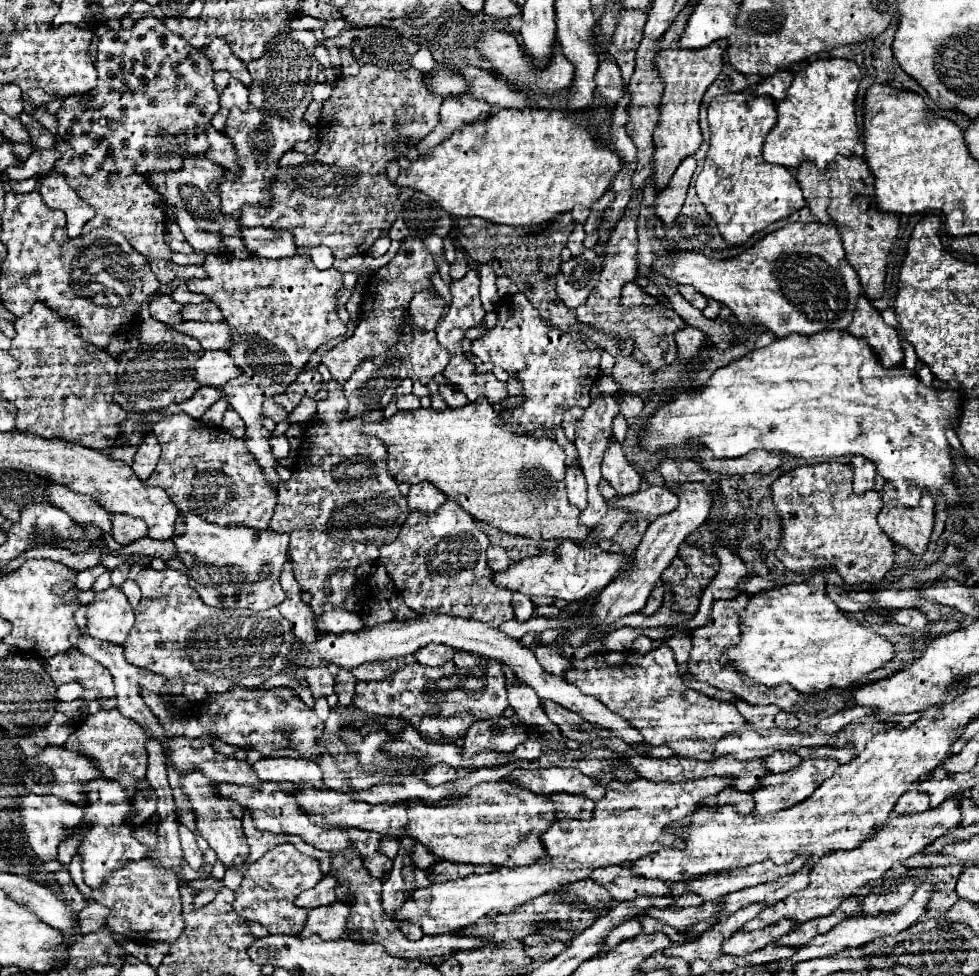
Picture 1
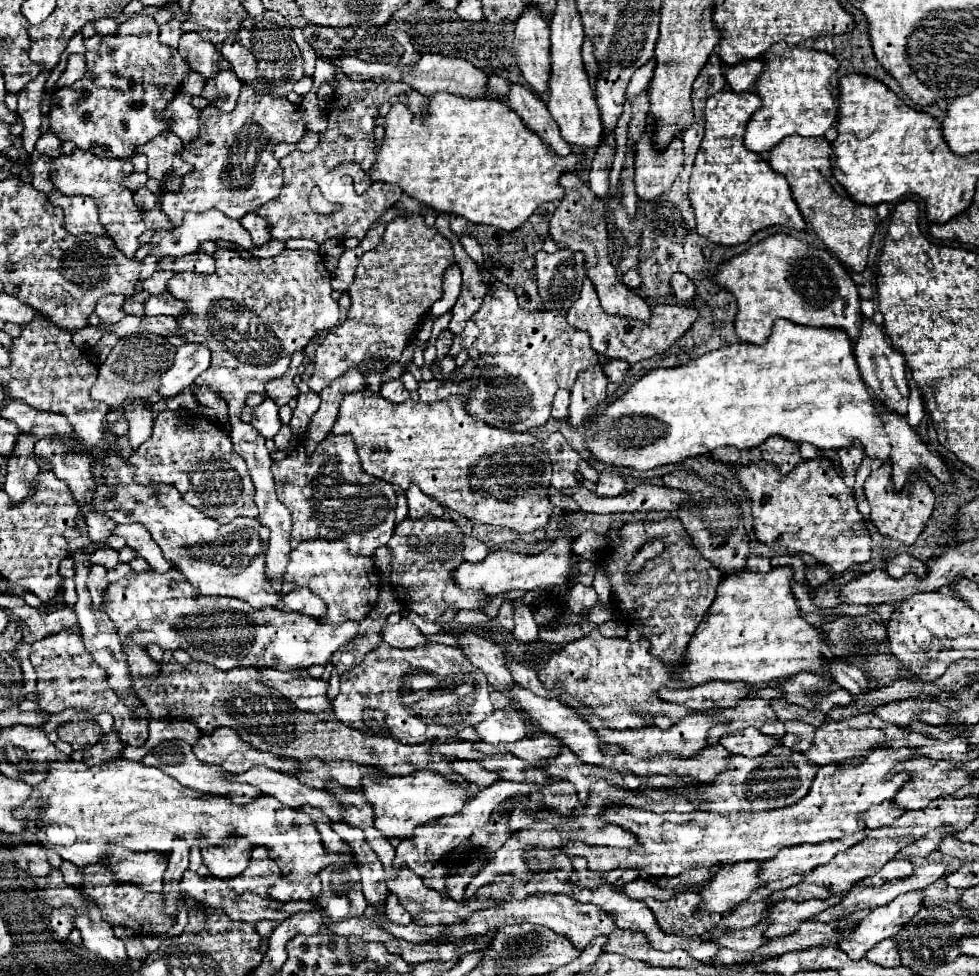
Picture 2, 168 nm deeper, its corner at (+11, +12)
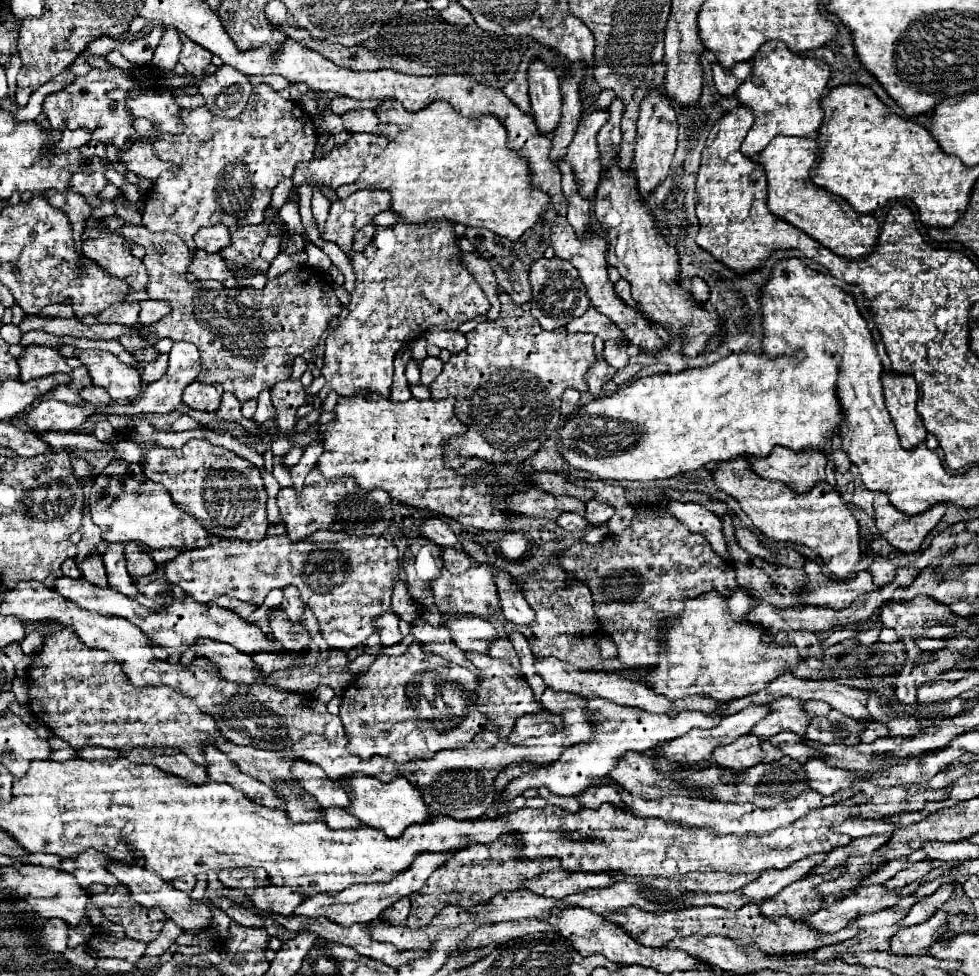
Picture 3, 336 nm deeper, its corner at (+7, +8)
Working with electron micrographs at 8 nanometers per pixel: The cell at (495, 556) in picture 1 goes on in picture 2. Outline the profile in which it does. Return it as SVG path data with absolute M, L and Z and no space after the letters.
M465 537L465 561L478 562L489 553L485 543L477 541L475 537Z

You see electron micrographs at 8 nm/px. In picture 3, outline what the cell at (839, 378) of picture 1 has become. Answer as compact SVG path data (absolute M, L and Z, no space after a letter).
M813 349L807 353L805 361L797 361L789 355L781 355L775 359L767 359L765 355L753 355L753 353L741 353L741 355L729 355L709 367L695 367L695 369L685 369L681 373L675 375L651 375L651 377L643 377L637 379L635 383L631 383L625 389L619 389L615 393L609 395L601 395L595 397L593 401L581 405L577 411L573 411L567 421L565 427L559 433L559 453L561 457L575 469L579 471L587 471L603 481L653 481L653 479L669 479L675 477L677 473L687 473L699 467L705 467L709 461L729 461L729 459L737 459L743 455L753 455L753 457L767 457L771 453L771 449L775 445L781 447L789 447L793 451L801 451L801 449L825 449L825 437L835 435L837 427L841 425L841 411L839 411L839 403L837 403L837 391L835 391L835 383L837 383L837 375L839 375L839 365L835 361L833 355Z

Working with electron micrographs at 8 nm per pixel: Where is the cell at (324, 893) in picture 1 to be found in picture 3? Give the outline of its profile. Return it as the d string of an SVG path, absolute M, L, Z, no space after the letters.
M269 885L253 891L243 893L253 907L257 907L263 913L279 913L289 915L297 905L303 903L303 897L297 892L292 892L290 887Z

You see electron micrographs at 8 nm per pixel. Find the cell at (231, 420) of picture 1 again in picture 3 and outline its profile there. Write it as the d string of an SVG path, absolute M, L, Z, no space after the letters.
M193 381L183 391L183 403L199 411L217 411L221 403L221 393L223 393L221 385L205 385L205 383Z

